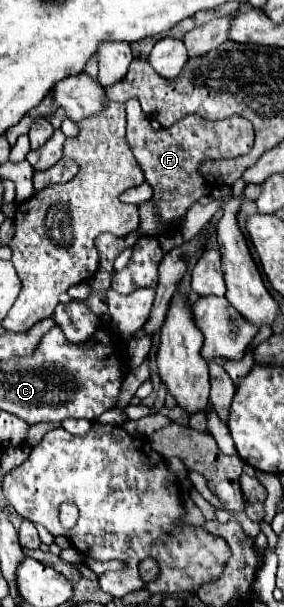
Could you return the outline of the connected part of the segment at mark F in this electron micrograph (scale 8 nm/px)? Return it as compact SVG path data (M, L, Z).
M138 100L126 102L126 140L128 146L140 164L146 182L154 188L154 204L156 212L164 222L172 218L182 218L186 210L198 202L202 196L210 194L210 186L198 172L204 160L218 160L218 158L236 158L252 150L254 144L254 130L250 122L242 116L230 116L224 120L206 120L200 116L186 116L174 126L152 130L150 120L140 107Z

